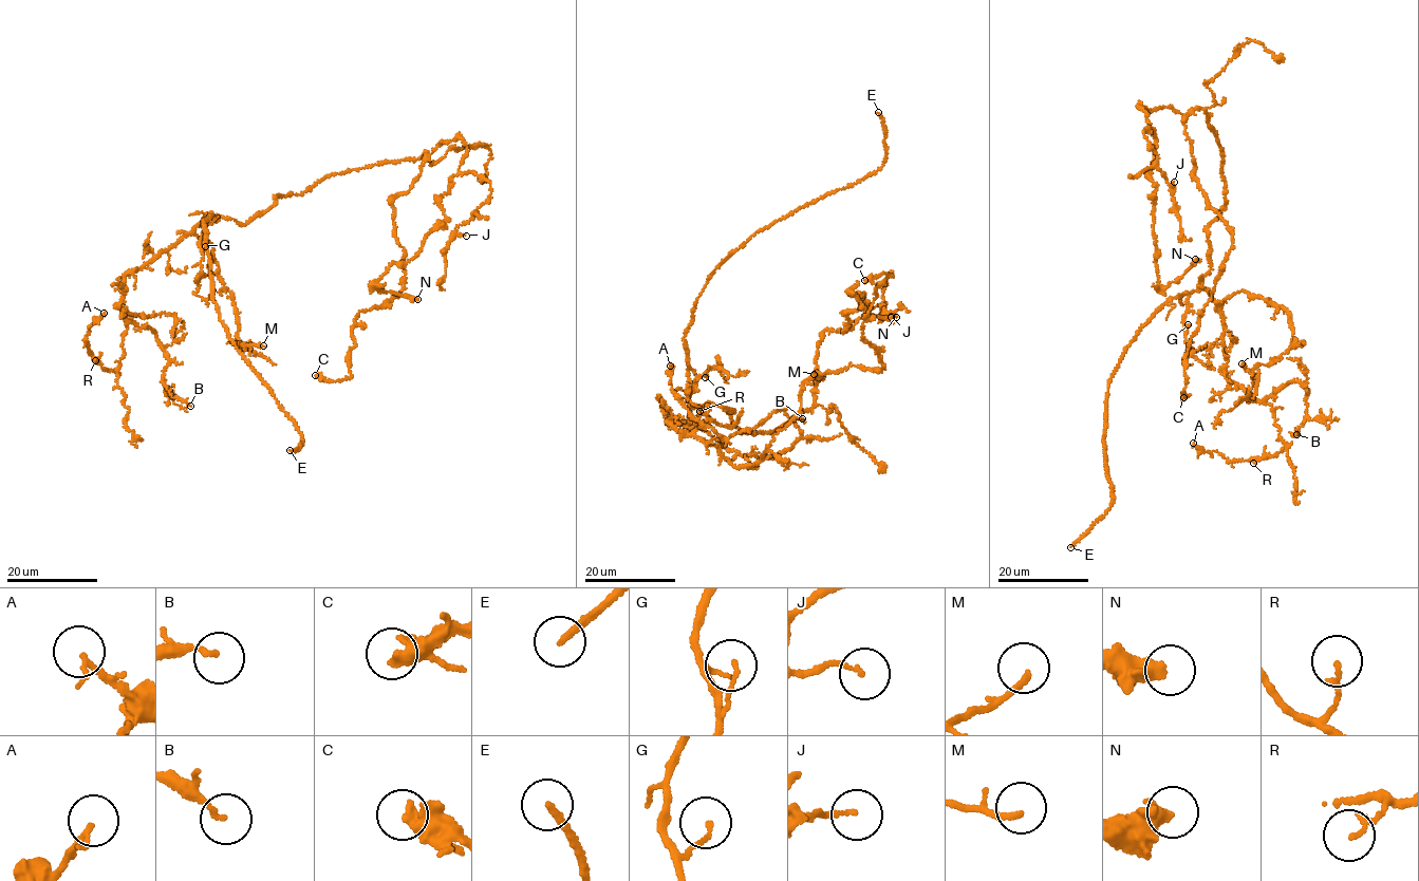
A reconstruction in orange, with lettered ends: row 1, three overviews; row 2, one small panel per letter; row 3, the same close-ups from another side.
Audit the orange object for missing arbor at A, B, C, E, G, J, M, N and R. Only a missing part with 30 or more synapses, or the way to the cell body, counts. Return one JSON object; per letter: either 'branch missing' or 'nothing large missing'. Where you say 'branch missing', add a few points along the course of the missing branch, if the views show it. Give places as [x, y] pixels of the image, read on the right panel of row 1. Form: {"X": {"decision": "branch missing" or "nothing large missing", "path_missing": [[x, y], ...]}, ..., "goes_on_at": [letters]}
{"A": {"decision": "nothing large missing"}, "B": {"decision": "nothing large missing"}, "C": {"decision": "nothing large missing"}, "E": {"decision": "branch missing"}, "G": {"decision": "nothing large missing"}, "J": {"decision": "nothing large missing"}, "M": {"decision": "nothing large missing"}, "N": {"decision": "nothing large missing"}, "R": {"decision": "nothing large missing"}, "goes_on_at": ["E"]}

